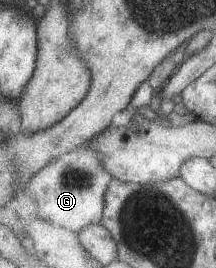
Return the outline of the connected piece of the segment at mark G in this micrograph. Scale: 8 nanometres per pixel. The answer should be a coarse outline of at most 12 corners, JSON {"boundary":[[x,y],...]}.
{"boundary":[[88,143],[43,167],[27,191],[44,221],[101,223],[113,175]]}

